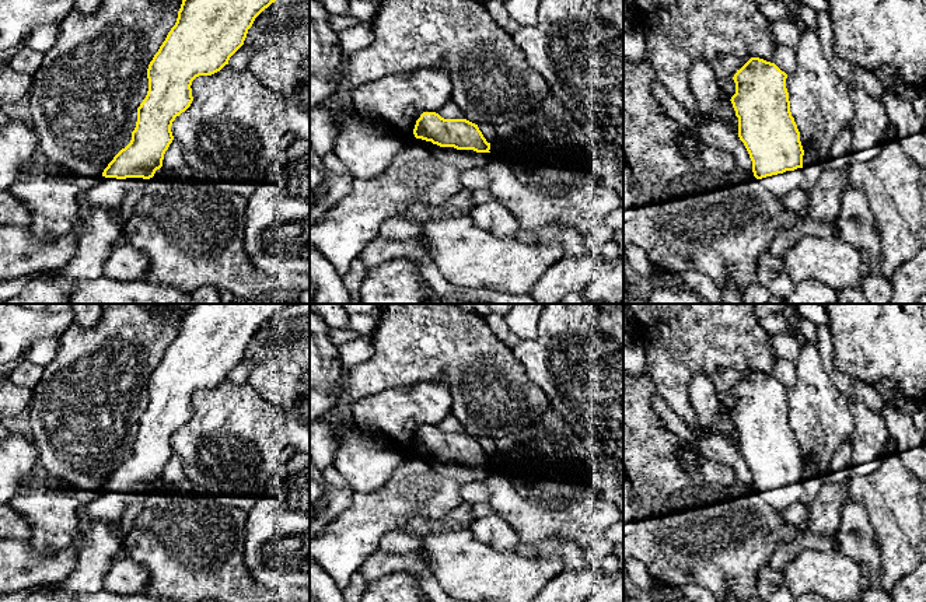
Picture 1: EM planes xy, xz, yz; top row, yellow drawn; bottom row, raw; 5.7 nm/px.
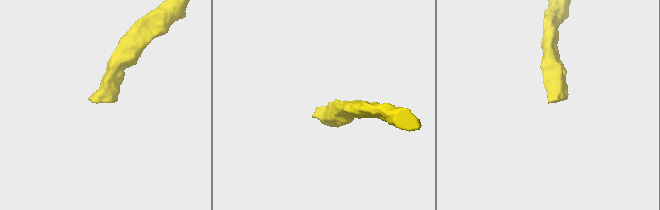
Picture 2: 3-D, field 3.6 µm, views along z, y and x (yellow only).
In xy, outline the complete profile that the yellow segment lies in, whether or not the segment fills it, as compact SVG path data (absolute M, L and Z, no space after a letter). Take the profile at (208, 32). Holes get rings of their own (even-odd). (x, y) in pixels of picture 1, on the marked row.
M182 0L175 25L168 32L165 41L154 55L147 69L148 91L137 108L137 122L132 132L130 143L122 148L104 169L97 183L84 192L78 192L77 204L83 211L76 225L76 253L73 259L57 274L71 280L84 281L104 276L104 266L112 253L112 249L126 239L125 223L119 221L119 213L126 195L136 186L144 188L156 171L163 167L164 154L174 140L171 126L177 116L185 112L192 101L192 81L199 76L212 76L228 64L230 57L244 45L248 29L255 18L276 0Z

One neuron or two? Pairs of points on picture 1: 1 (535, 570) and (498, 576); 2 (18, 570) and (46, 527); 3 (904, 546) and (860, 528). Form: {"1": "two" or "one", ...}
{"1": "one", "2": "two", "3": "two"}

